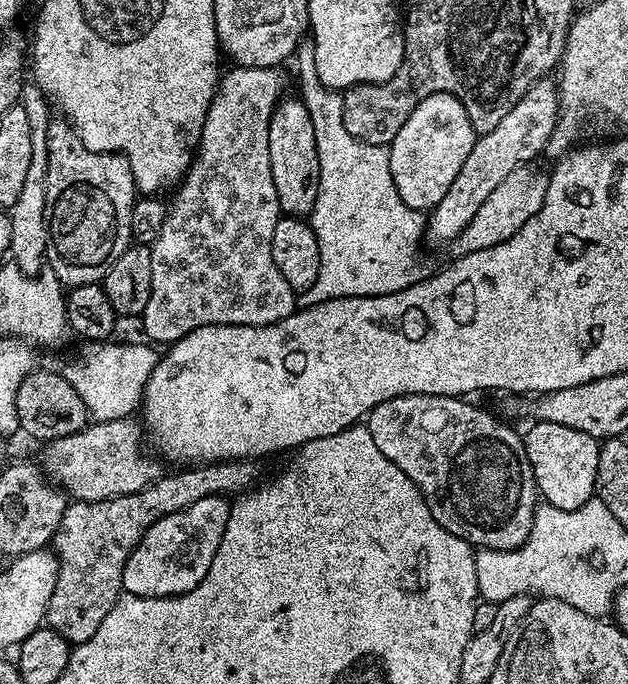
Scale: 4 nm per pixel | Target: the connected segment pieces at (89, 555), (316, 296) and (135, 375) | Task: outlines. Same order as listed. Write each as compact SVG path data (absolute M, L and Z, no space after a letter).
M249 458L188 466L183 470L176 470L180 472L173 476L161 475L159 480L134 494L102 502L77 500L69 503L62 514L60 529L52 535L51 547L60 561L60 573L56 579L54 594L50 594L47 627L66 638L72 646L94 638L98 626L102 626L106 614L110 614L122 595L124 567L146 529L158 518L198 502L198 498L232 498L255 489L261 479L260 468L256 464L259 463Z
M301 40L294 61L300 75L300 92L314 122L318 142L320 198L314 202L310 223L318 238L318 278L310 290L299 293L300 308L323 300L347 296L370 296L397 292L425 279L420 261L420 239L426 236L426 216L421 209L406 206L392 184L390 154L382 144L362 142L342 122L343 95L327 88L314 66L314 42Z
M88 342L84 349L62 368L62 374L78 390L78 398L86 402L86 410L93 421L126 420L132 411L141 407L144 387L158 359L151 343L112 344L113 342Z

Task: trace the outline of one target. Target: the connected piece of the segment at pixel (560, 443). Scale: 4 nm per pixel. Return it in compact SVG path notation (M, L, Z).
M536 422L531 426L533 428L523 433L522 439L537 493L558 510L578 510L593 499L596 491L601 441L590 434L582 434L582 430L558 426L558 422Z

